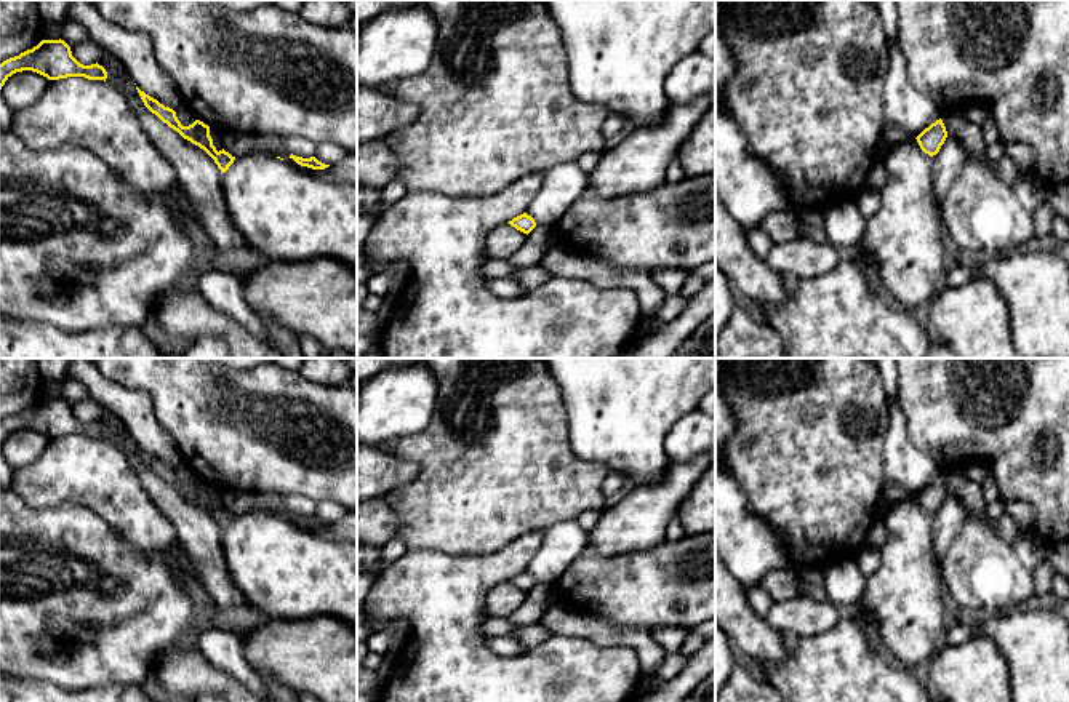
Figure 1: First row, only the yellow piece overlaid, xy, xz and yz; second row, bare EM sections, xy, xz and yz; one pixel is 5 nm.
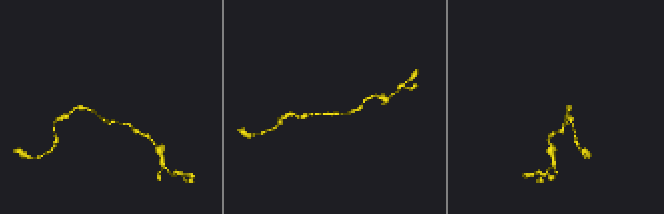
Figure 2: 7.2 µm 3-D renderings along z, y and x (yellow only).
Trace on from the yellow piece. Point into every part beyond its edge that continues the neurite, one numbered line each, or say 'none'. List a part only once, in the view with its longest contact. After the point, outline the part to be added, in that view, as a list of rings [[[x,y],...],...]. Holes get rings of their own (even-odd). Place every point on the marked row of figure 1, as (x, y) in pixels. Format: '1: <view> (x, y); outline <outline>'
none

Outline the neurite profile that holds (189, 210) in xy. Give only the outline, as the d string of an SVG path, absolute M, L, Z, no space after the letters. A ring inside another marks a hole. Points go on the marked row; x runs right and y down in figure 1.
M182 192L181 195L181 213L187 222L197 224L198 219L197 205L186 192Z

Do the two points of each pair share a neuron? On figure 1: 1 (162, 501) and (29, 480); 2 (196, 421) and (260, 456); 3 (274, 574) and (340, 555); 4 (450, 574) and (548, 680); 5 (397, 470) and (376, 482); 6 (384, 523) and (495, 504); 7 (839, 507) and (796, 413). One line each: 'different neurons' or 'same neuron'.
1: different neurons
2: same neuron
3: same neuron
4: same neuron
5: same neuron
6: different neurons
7: same neuron

